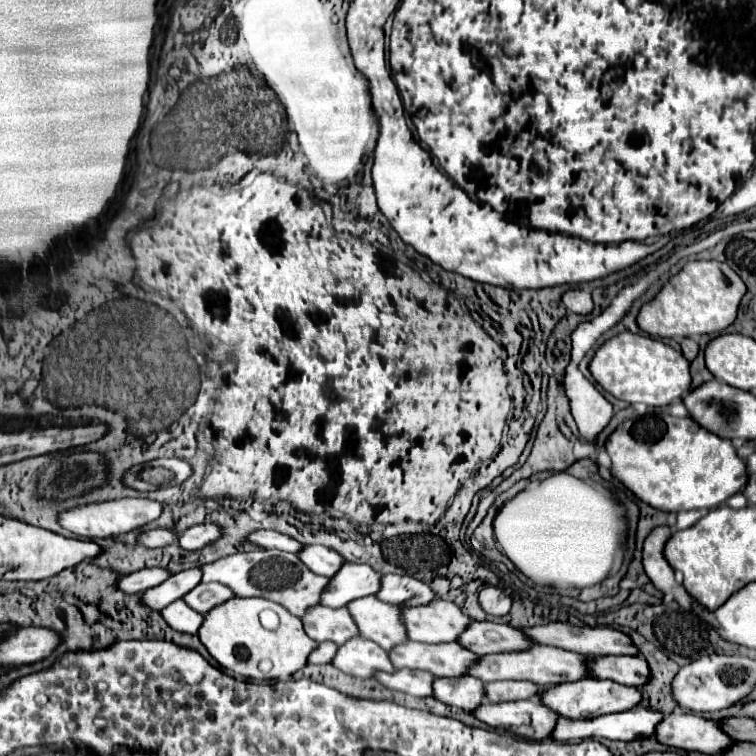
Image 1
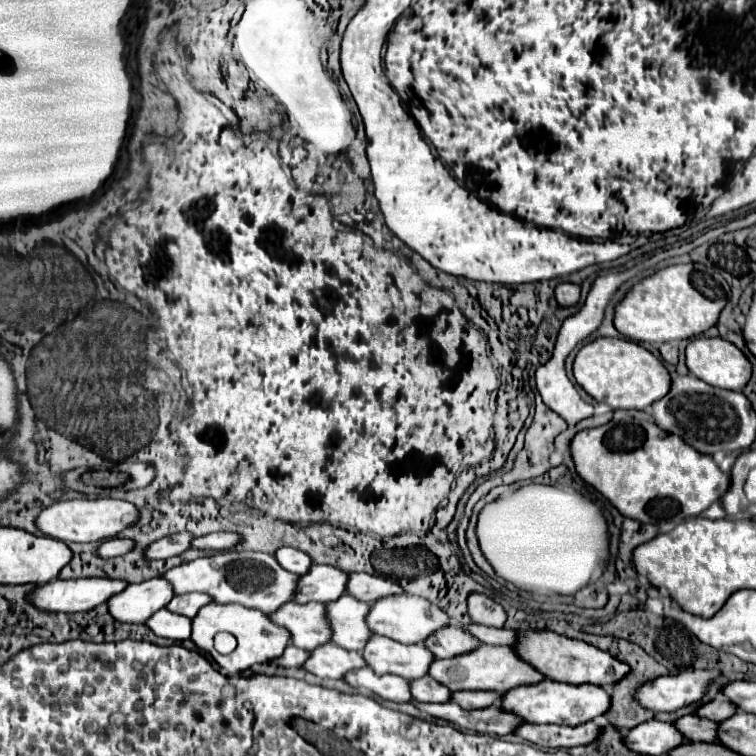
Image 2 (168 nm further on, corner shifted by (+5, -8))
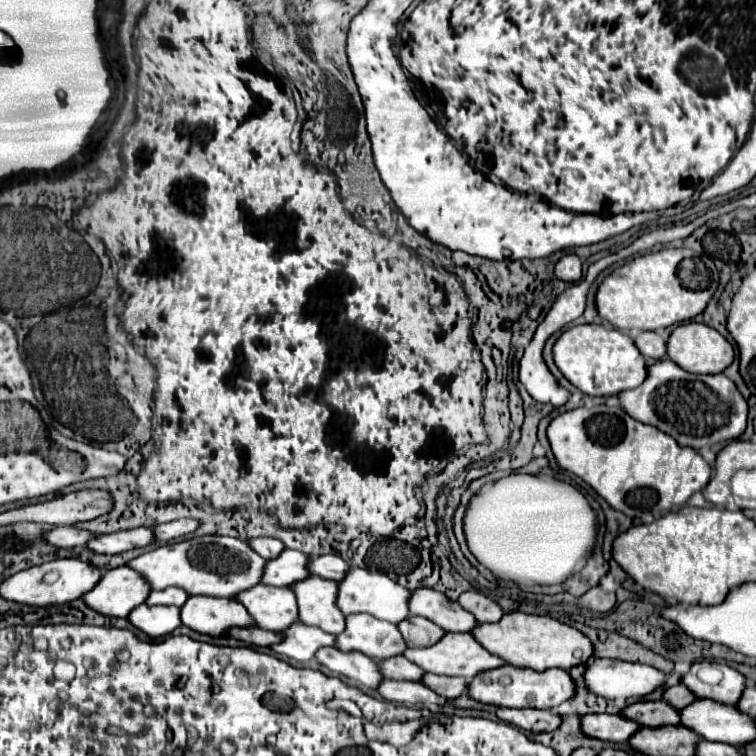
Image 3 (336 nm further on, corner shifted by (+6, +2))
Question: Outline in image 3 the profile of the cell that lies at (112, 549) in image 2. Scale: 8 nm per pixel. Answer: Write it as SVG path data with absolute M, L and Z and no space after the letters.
M53 527L51 531L43 533L43 539L47 543L51 543L53 547L83 547L89 539L93 539L97 535L89 533L89 531L83 531L83 529L77 529L77 527Z

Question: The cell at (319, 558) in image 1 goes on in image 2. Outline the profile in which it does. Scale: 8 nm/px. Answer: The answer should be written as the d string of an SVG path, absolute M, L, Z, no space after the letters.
M280 547L274 557L286 571L296 573L296 575L306 575L306 571L310 571L310 567L312 567L310 555L306 555L304 551L298 551L294 547Z

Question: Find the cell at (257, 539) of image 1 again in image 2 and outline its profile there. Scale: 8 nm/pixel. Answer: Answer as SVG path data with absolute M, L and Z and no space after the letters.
M210 533L204 537L196 537L192 541L192 547L196 549L214 549L214 551L226 551L236 547L238 543L242 543L242 537L238 533Z

